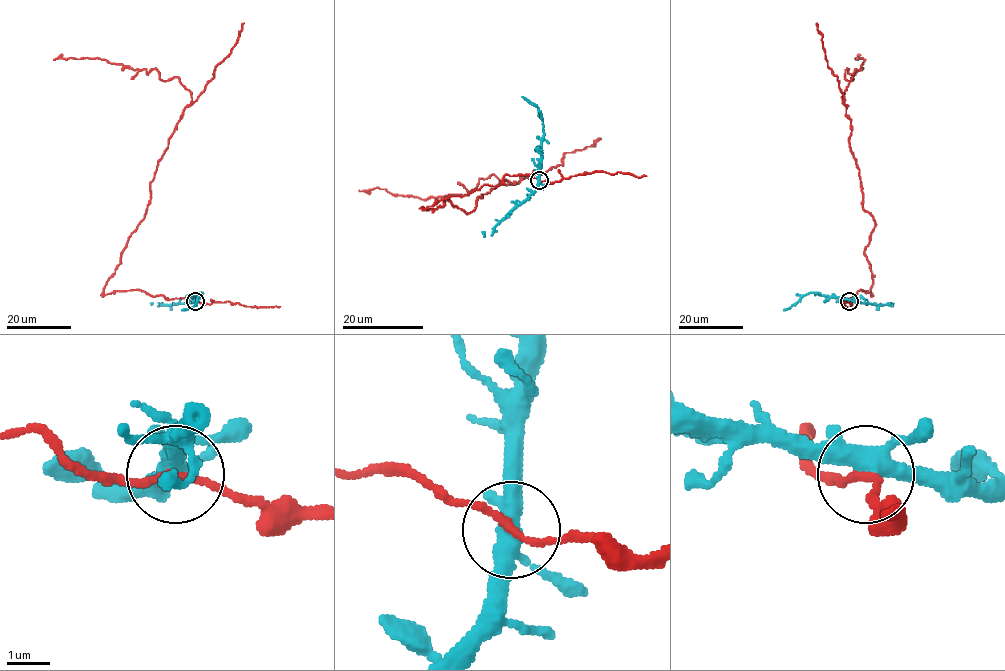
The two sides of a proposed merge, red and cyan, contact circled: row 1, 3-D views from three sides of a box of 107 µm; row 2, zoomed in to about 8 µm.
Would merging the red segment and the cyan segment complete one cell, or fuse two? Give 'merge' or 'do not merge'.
merge

